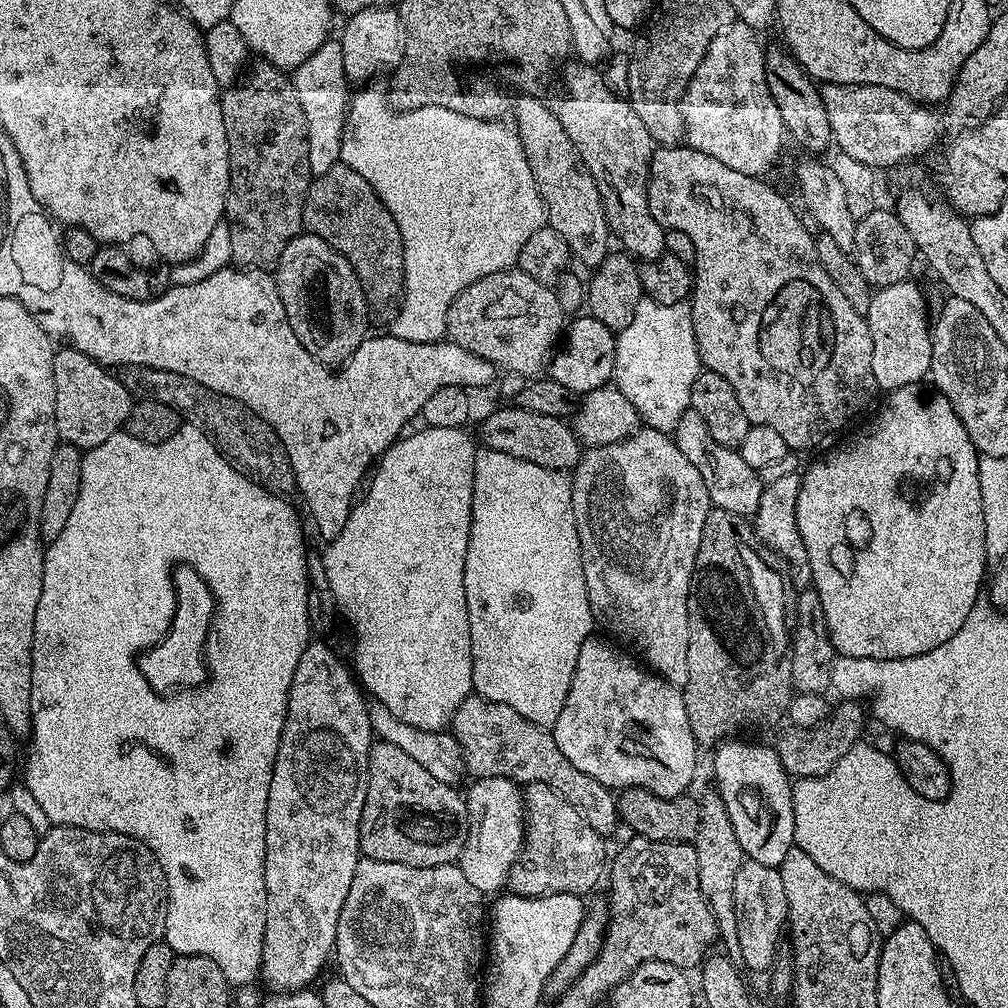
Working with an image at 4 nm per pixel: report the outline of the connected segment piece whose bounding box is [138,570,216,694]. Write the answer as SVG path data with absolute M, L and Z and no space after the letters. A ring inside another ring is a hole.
M183 570L179 572L179 576L175 576L175 583L180 591L179 611L173 617L172 624L164 636L148 648L138 660L146 682L155 692L161 694L195 688L204 683L206 679L204 643L208 637L208 627L212 624L212 617L216 614L216 599L198 573Z

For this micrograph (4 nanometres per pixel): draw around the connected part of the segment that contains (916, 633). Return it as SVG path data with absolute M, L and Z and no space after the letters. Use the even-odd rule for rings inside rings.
M911 385L891 391L881 401L876 428L872 428L872 432L868 432L868 436L860 440L860 444L839 441L805 467L810 472L820 472L826 460L844 460L844 492L848 492L848 512L844 512L844 516L848 516L848 528L856 524L856 528L860 528L856 536L864 536L864 540L868 540L868 544L856 544L856 548L864 548L864 552L872 548L868 556L860 556L860 564L864 564L864 568L860 568L860 580L848 580L848 657L888 660L916 657L930 652L958 632L981 595L988 539L985 536L982 496L978 482L979 452L971 442L965 424L958 418L951 399L938 390L928 392L920 389L922 388L919 385Z

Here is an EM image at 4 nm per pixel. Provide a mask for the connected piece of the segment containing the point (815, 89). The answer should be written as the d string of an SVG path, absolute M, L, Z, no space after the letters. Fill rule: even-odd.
M768 48L765 51L767 84L775 105L780 110L782 122L787 135L798 146L806 148L808 155L820 156L831 147L832 127L829 115L826 114L825 104L822 102L819 85L802 69L798 61L785 49Z

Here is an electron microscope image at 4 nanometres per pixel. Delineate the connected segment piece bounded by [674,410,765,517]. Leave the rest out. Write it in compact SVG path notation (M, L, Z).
M691 410L682 413L674 429L674 439L678 450L686 454L690 466L694 466L694 470L702 474L702 482L708 491L709 501L722 507L725 512L755 517L765 486L760 481L759 471L748 466L737 449L714 442L714 438L710 438L710 430L706 430L706 422L702 422L702 414Z

